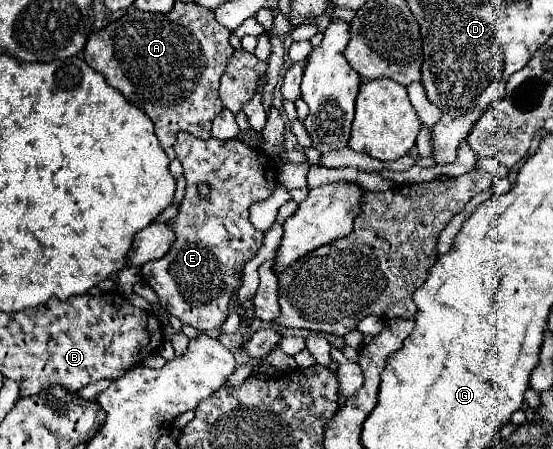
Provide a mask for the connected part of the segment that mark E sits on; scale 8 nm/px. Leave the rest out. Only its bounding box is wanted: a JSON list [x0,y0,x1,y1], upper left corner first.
[140,131,278,329]

